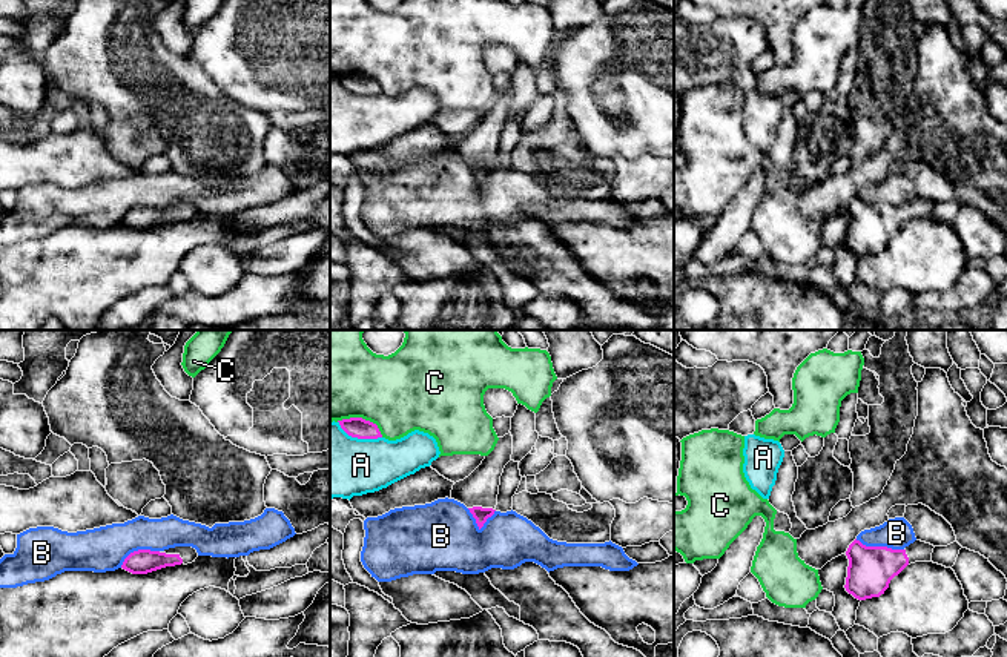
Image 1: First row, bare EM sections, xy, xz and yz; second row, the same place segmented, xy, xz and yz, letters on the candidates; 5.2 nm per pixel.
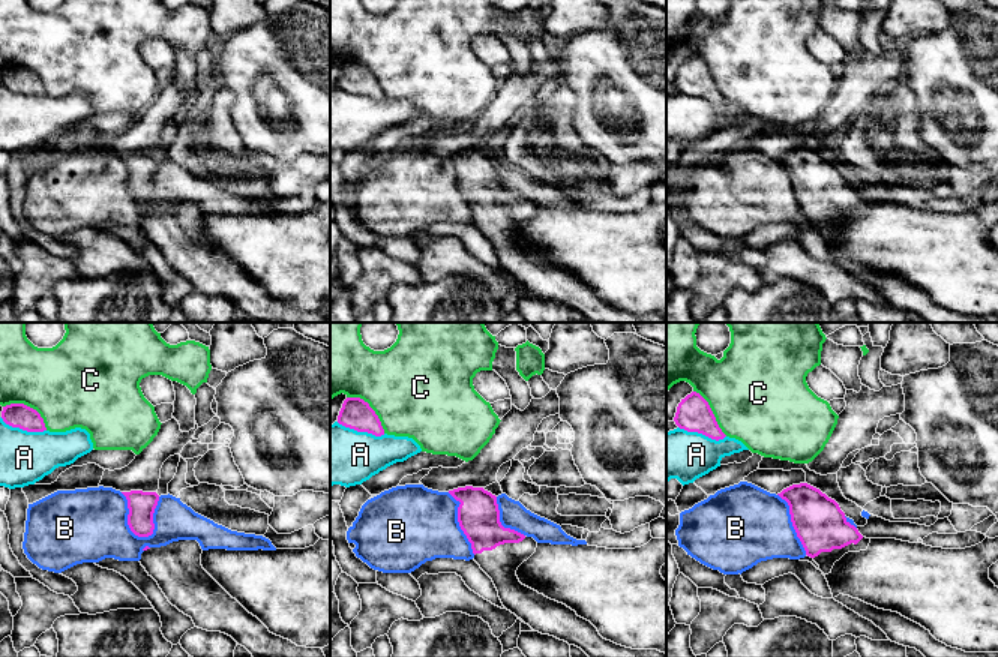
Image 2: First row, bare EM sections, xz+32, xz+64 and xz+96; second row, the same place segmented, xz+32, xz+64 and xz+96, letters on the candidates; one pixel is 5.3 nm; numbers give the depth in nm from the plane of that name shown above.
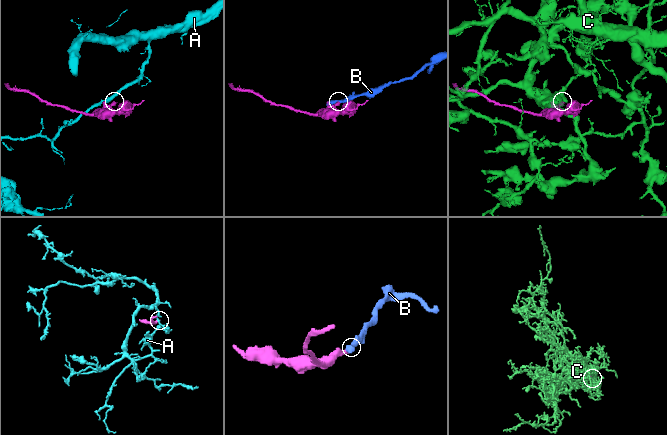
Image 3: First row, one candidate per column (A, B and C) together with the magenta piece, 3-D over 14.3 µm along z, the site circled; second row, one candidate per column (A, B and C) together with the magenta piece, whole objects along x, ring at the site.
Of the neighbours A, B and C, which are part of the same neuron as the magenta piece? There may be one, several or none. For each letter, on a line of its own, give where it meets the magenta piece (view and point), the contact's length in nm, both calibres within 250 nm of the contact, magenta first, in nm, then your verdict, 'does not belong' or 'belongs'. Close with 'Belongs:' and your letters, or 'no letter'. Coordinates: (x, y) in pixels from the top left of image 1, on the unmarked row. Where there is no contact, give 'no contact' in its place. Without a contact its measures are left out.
A: xz (358, 94) | 240 nm | 110/360 nm | does not belong
B: yz (880, 203) | 260 nm | 240/160 nm | does not belong
C: xz (361, 74) | 260 nm | 110/420 nm | does not belong
Belongs: no letter

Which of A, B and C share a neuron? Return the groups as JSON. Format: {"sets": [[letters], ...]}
{"sets": [["A"], ["B"], ["C"]]}

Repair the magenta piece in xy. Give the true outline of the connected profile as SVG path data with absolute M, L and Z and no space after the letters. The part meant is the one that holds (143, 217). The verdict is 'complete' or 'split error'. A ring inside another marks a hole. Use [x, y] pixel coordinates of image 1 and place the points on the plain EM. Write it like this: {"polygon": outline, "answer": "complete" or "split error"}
{"polygon": "M175 203L164 207L138 206L130 209L121 224L132 230L147 230L166 223L195 218L198 209L192 203Z", "answer": "split error"}

